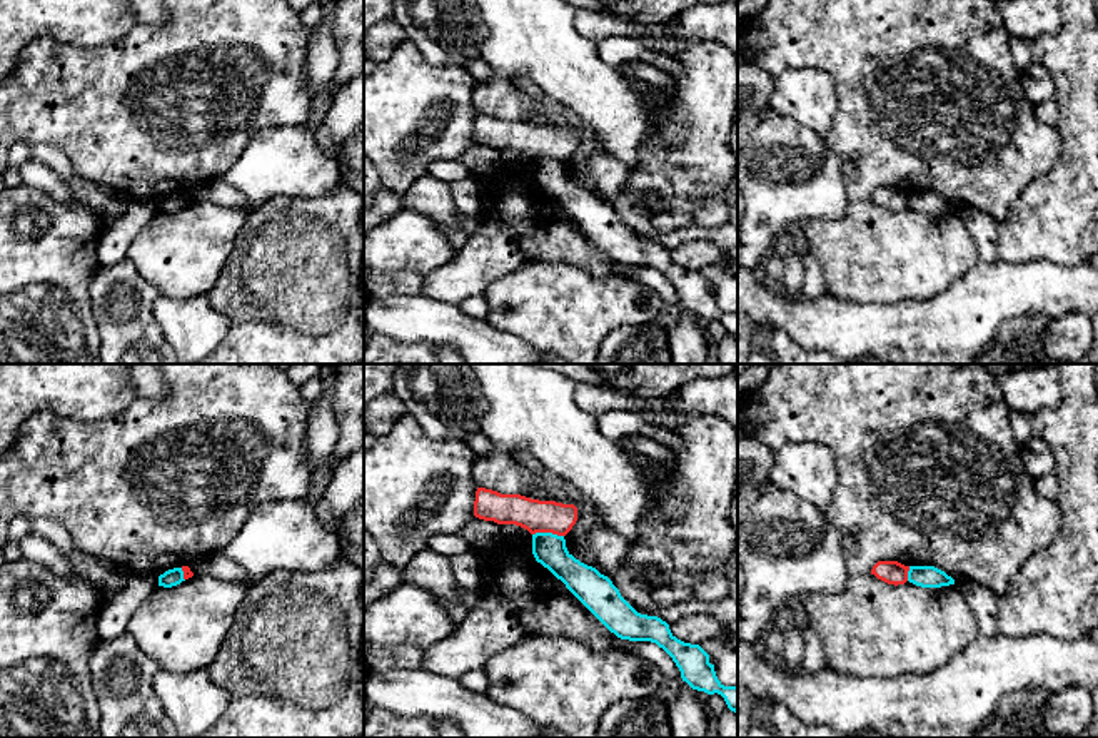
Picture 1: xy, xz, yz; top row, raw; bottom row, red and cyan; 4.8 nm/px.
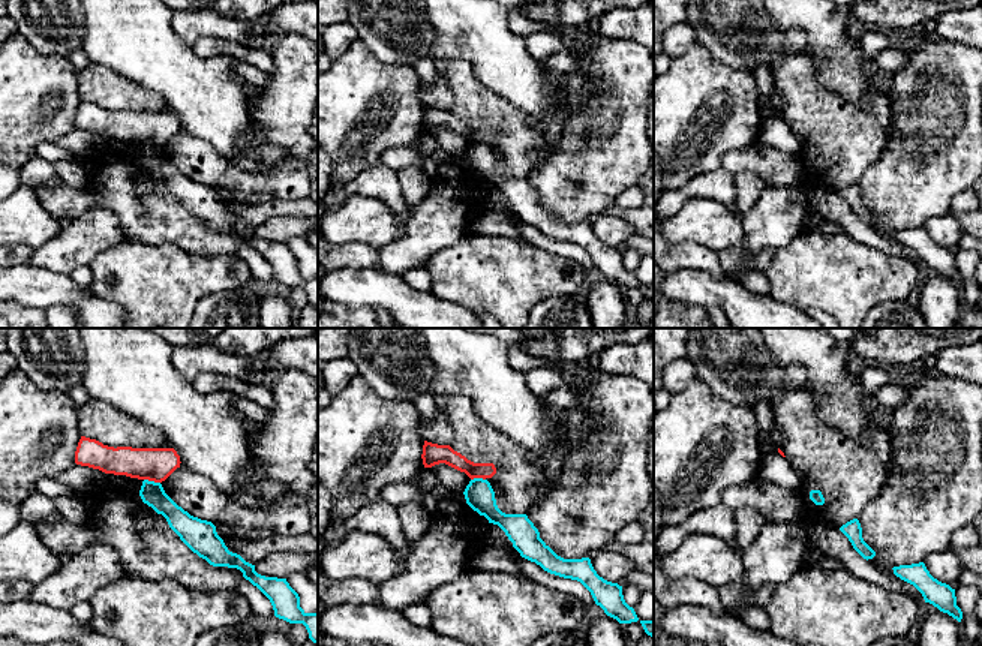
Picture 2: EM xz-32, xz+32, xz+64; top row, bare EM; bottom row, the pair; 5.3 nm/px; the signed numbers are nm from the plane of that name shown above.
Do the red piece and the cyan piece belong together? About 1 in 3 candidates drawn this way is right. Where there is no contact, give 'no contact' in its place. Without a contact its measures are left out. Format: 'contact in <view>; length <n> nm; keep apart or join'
contact in xz; length 150 nm; keep apart

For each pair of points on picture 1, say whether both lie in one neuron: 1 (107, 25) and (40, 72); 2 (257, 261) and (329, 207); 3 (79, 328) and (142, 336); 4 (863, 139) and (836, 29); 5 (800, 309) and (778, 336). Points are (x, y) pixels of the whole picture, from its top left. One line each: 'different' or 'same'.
1: different
2: same
3: different
4: same
5: different

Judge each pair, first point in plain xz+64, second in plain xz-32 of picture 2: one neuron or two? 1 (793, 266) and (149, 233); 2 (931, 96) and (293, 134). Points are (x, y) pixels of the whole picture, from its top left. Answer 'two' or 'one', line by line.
1: two
2: one

